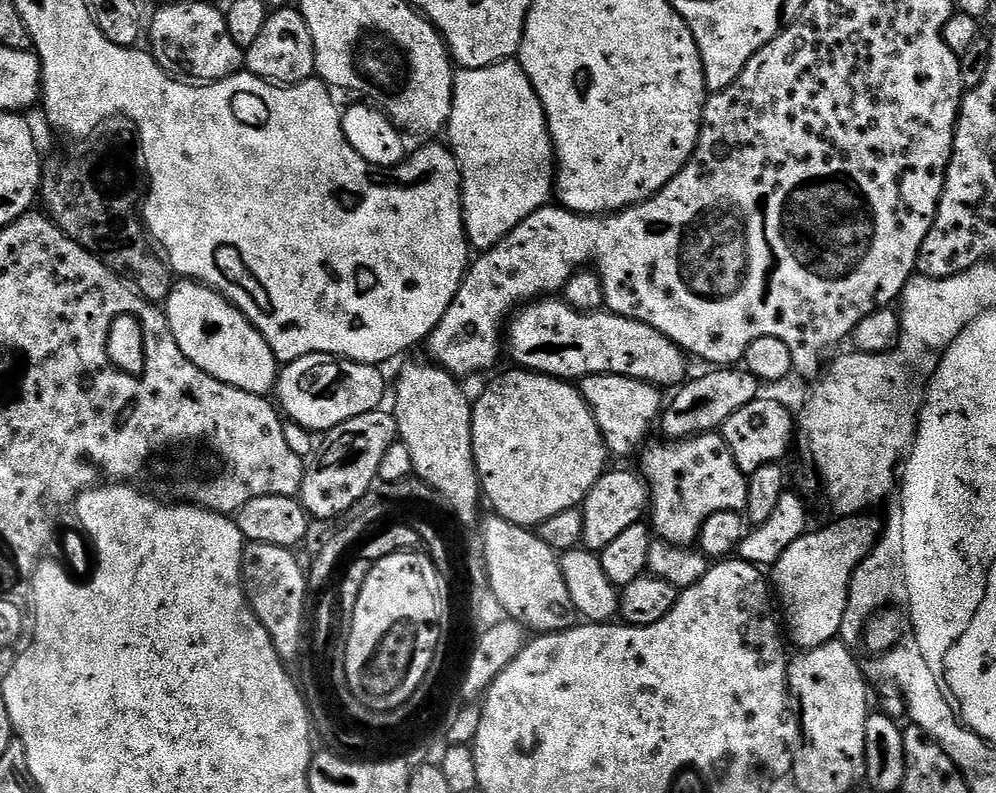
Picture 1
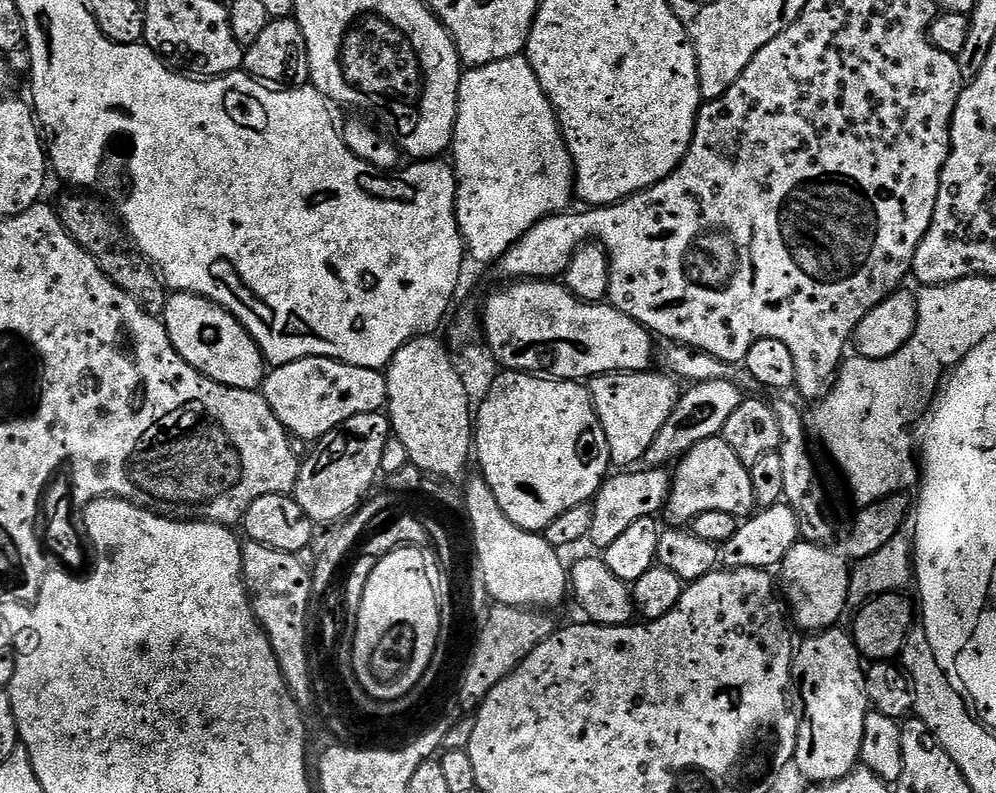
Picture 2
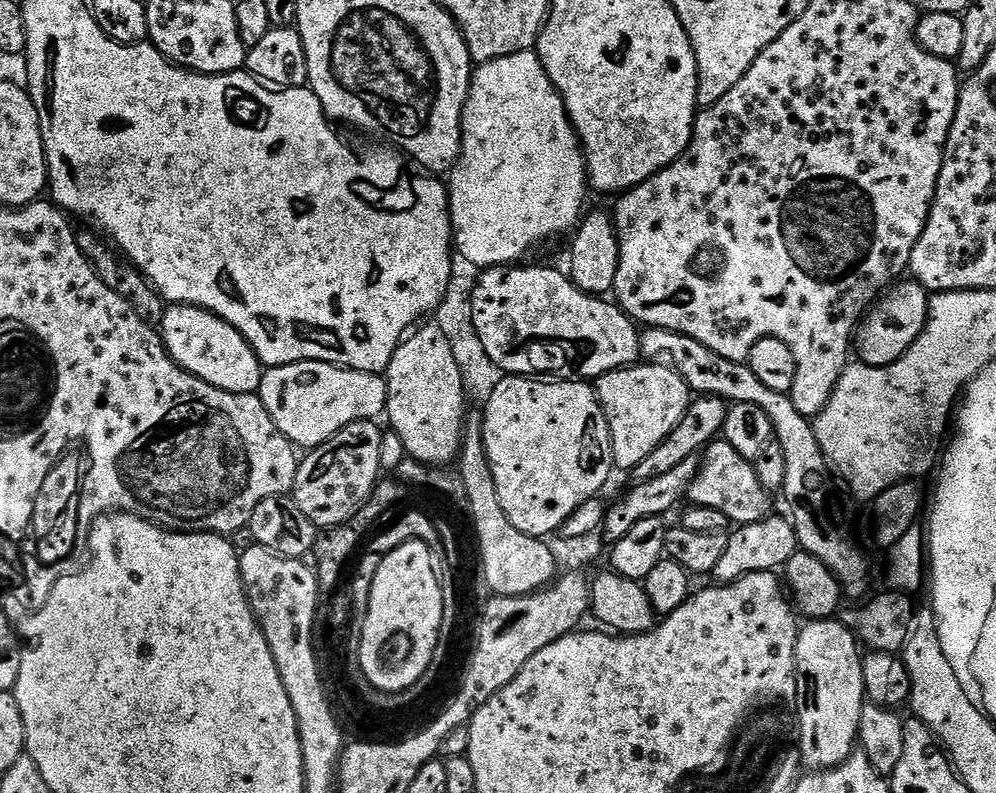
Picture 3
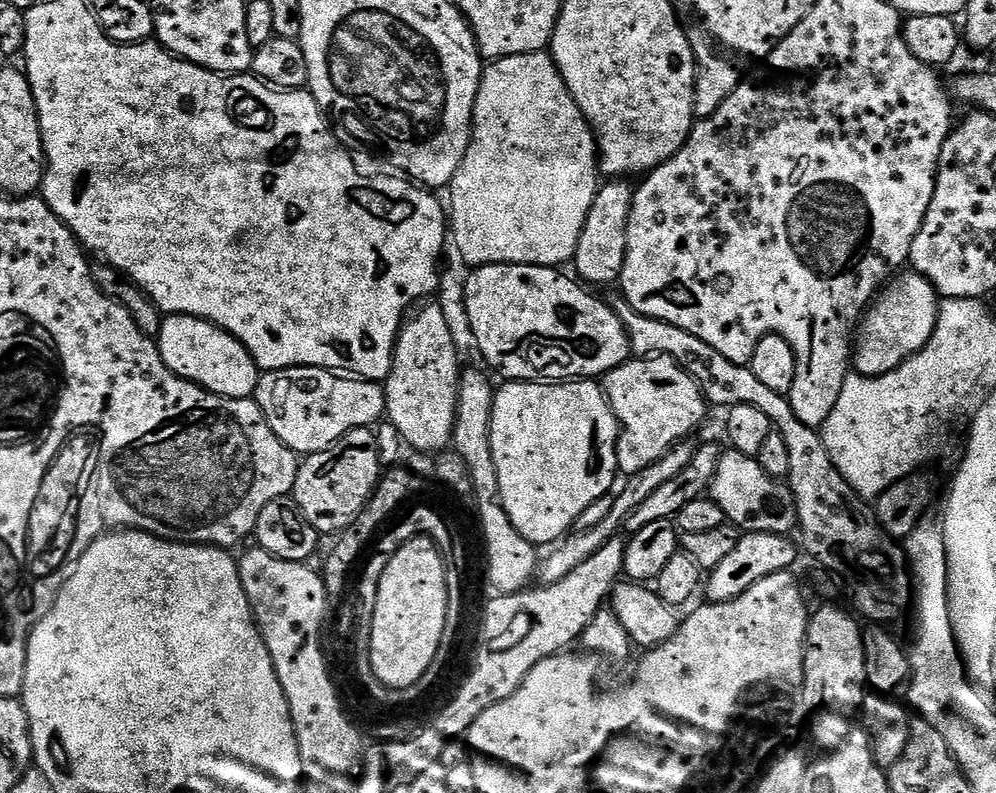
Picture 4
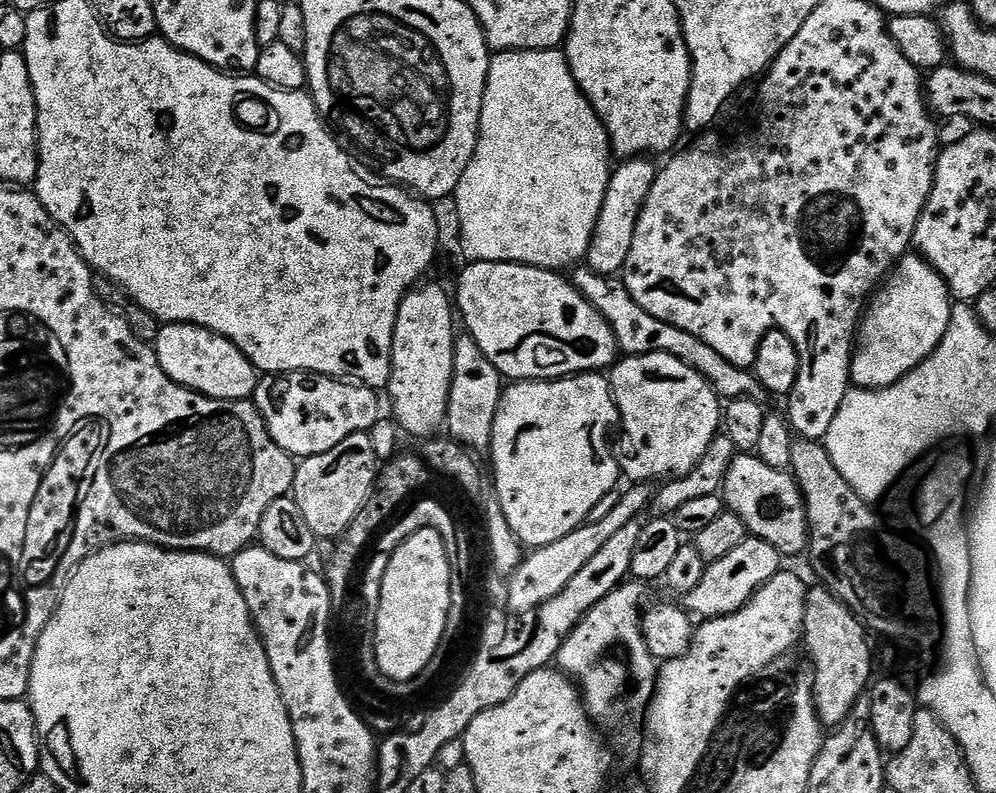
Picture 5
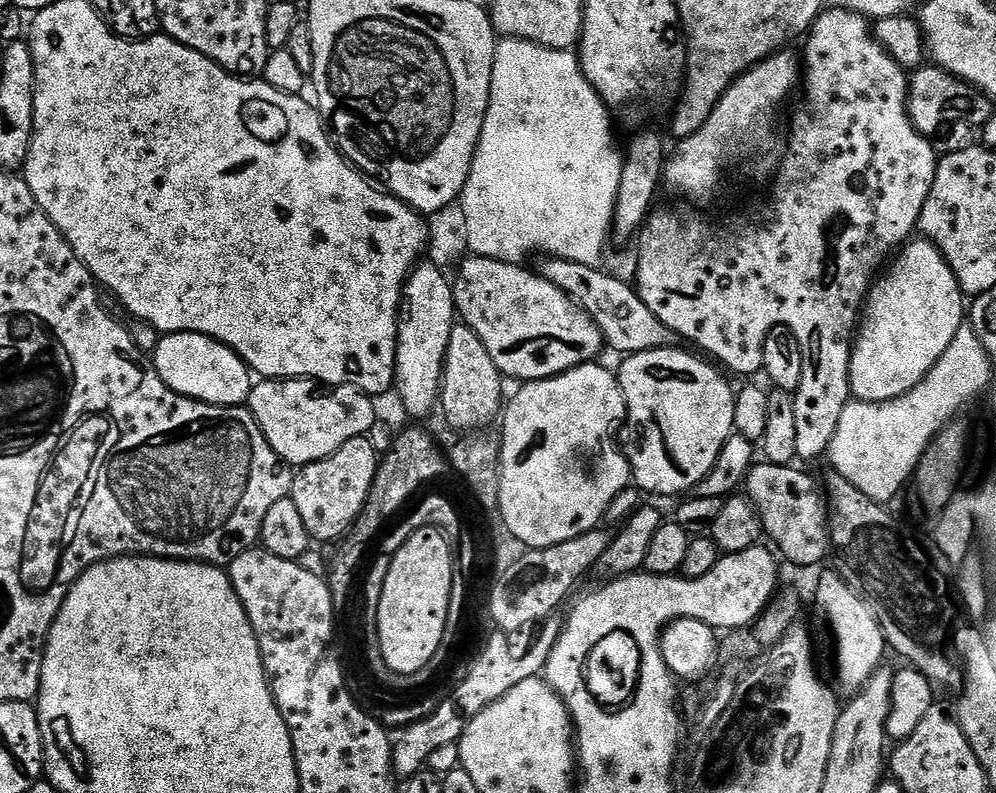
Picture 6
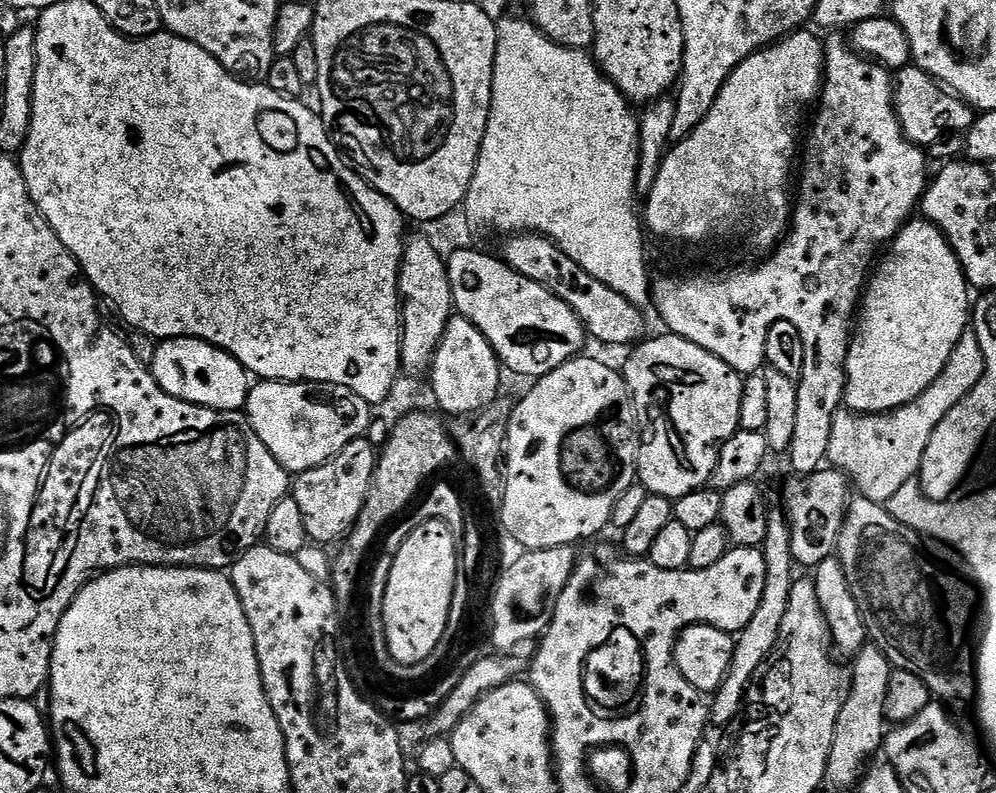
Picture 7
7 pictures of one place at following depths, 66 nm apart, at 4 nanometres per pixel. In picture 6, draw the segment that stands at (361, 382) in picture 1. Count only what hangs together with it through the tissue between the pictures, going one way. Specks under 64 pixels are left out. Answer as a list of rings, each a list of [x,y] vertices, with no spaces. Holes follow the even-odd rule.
[[[264,378],[253,387],[249,394],[247,407],[252,417],[258,422],[266,442],[278,453],[281,460],[289,466],[303,466],[313,464],[330,454],[334,454],[346,442],[350,442],[355,436],[368,434],[372,424],[378,420],[373,397],[367,392],[359,392],[356,388],[347,386],[325,386],[315,380],[274,380]]]

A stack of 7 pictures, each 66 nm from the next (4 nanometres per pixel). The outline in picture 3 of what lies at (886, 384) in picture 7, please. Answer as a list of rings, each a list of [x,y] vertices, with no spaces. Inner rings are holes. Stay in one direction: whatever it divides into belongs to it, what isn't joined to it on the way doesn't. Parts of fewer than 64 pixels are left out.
[[[911,278],[901,279],[868,309],[854,337],[854,356],[859,363],[886,366],[902,358],[923,332],[928,318],[930,294]]]

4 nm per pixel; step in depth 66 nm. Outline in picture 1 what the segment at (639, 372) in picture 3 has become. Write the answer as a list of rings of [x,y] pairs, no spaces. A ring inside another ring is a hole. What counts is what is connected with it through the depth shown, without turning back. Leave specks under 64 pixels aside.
[[[618,374],[586,376],[579,381],[578,387],[598,422],[598,430],[609,453],[613,457],[632,455],[635,457],[649,439],[648,431],[654,428],[662,415],[661,389],[657,385],[647,384],[644,380],[635,380]]]

